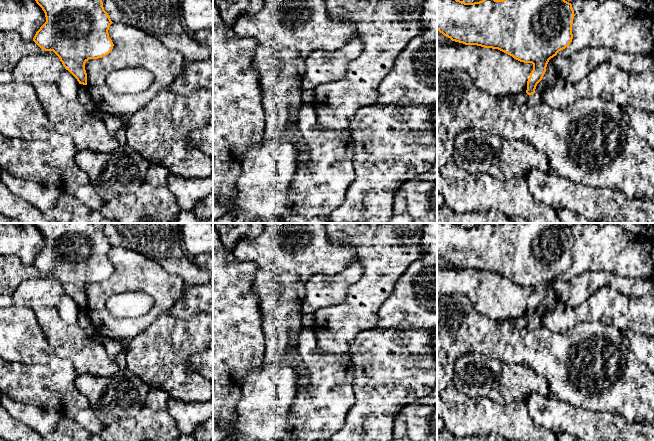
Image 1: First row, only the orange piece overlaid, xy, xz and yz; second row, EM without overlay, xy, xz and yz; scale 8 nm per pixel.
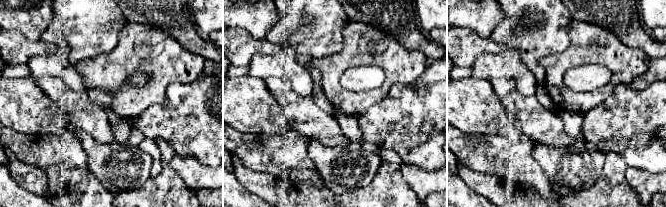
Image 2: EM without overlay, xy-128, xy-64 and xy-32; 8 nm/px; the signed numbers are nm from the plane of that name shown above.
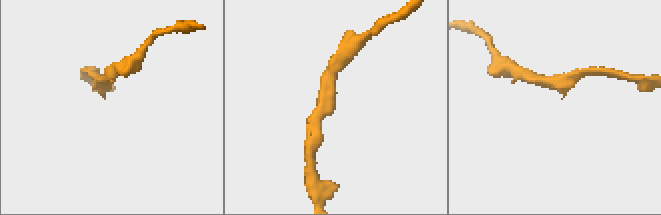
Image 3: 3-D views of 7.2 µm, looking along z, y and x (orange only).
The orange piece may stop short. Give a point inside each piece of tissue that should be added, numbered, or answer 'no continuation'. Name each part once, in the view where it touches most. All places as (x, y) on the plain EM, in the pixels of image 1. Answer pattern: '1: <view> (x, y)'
1: yz (534, 323)

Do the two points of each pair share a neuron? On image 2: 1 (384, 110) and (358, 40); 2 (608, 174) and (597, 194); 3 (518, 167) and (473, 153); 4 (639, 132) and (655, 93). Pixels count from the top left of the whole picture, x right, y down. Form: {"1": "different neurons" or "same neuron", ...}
{"1": "different neurons", "2": "same neuron", "3": "same neuron", "4": "same neuron"}

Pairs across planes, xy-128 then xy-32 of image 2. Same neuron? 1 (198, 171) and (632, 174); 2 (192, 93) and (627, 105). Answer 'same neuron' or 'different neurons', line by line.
1: same neuron
2: same neuron

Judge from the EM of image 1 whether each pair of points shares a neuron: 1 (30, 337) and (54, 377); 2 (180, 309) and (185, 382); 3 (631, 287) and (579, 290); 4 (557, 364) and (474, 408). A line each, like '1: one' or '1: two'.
1: two
2: two
3: one
4: two

